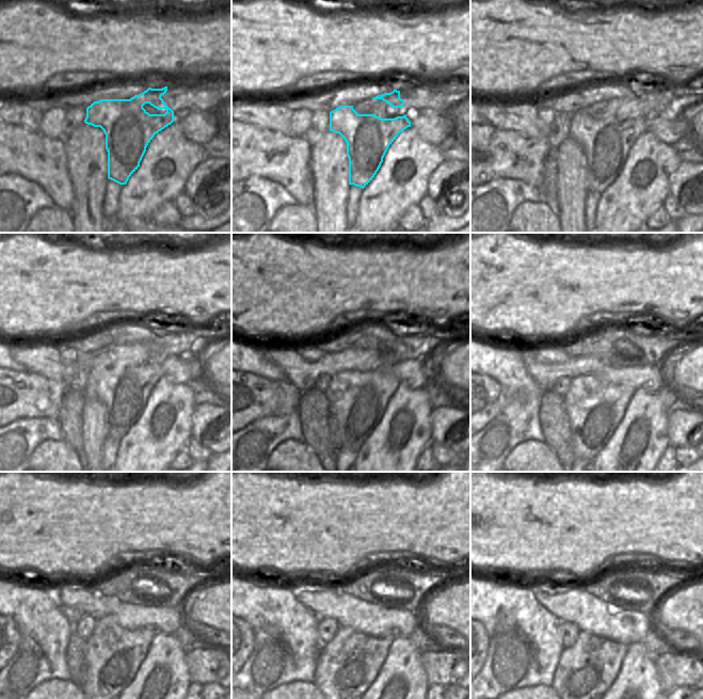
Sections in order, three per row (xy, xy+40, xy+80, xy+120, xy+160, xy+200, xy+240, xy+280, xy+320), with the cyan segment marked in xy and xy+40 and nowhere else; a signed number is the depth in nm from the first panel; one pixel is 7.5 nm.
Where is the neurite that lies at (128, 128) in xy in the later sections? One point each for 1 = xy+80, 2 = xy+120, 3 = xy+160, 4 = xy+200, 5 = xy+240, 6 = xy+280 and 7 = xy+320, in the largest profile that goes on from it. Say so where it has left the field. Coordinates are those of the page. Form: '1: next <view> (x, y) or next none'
1: next xy+80 (605, 143)
2: next xy+120 (124, 391)
3: next xy+160 (357, 400)
4: next xy+200 (595, 408)
5: next xy+240 (114, 654)
6: next xy+280 (347, 666)
7: next xy+320 (586, 669)

